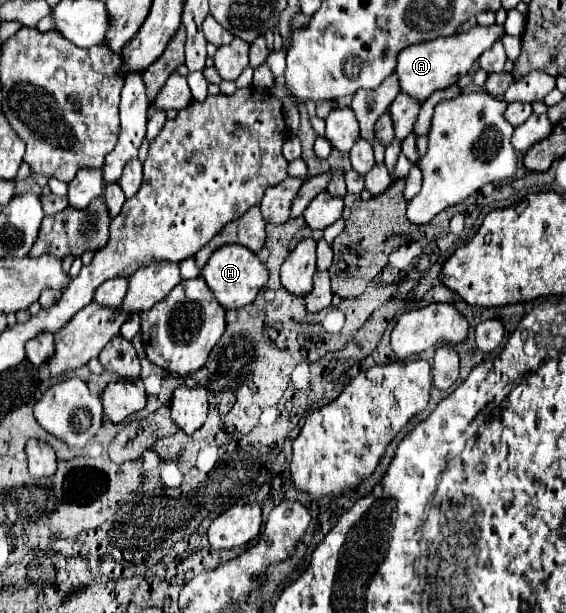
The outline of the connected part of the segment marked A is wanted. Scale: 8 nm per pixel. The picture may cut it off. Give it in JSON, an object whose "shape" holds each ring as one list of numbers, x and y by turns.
{"shape":[[477,24,475,28,461,32,461,34,441,36,431,42,421,42,421,44,409,46,407,50,403,50,403,54,399,54,397,68,395,68,395,72,399,74,401,92,411,94,415,100,423,102,437,88,453,86,461,76,465,76,469,72,473,62,503,36,505,36,505,26,501,26,501,24,493,24,493,26]]}

